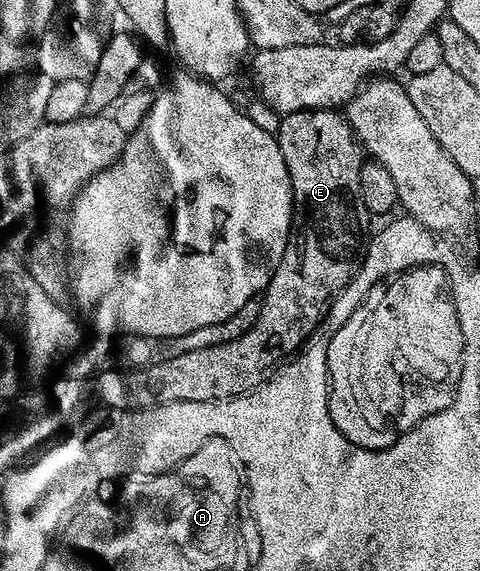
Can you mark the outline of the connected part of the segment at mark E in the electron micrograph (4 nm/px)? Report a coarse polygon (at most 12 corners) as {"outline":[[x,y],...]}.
{"outline":[[337,109],[275,129],[293,188],[259,319],[231,343],[98,373],[136,411],[258,389],[367,244],[363,150]]}

